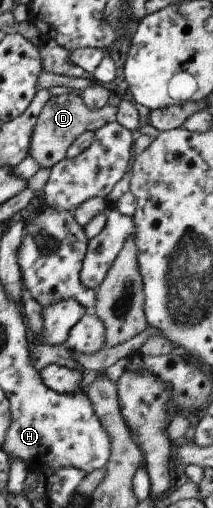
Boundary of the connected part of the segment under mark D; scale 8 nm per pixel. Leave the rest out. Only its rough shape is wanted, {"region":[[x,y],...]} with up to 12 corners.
{"region":[[78,91],[50,96],[37,116],[28,156],[39,168],[66,157],[83,132],[115,120],[89,109]]}

